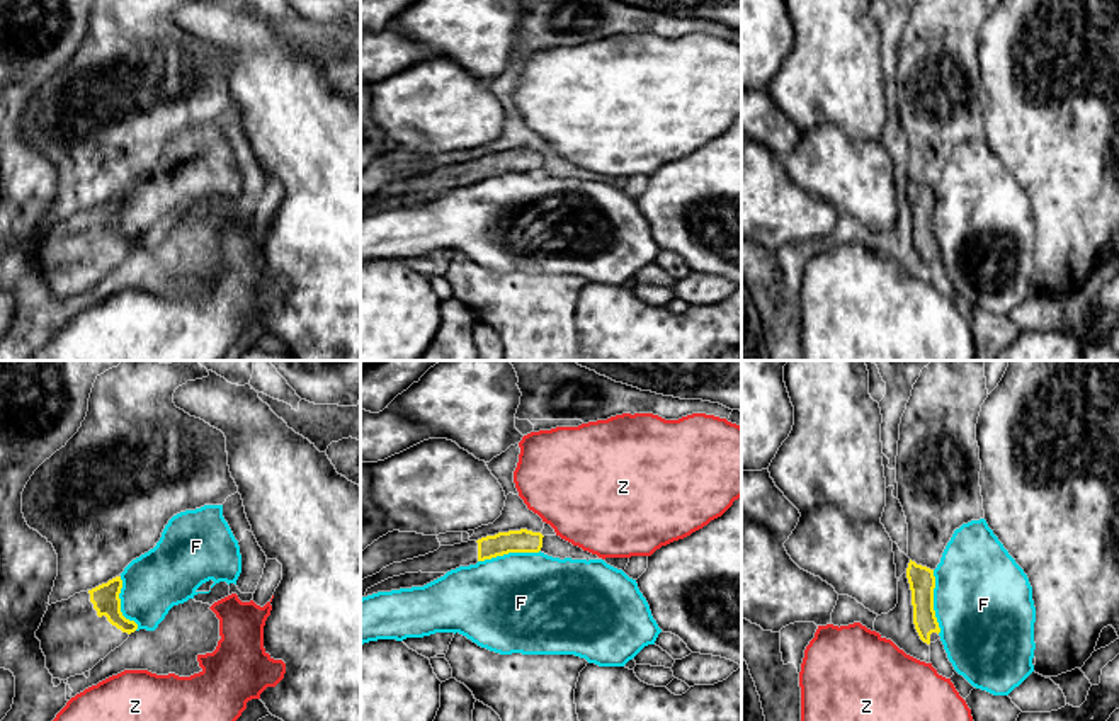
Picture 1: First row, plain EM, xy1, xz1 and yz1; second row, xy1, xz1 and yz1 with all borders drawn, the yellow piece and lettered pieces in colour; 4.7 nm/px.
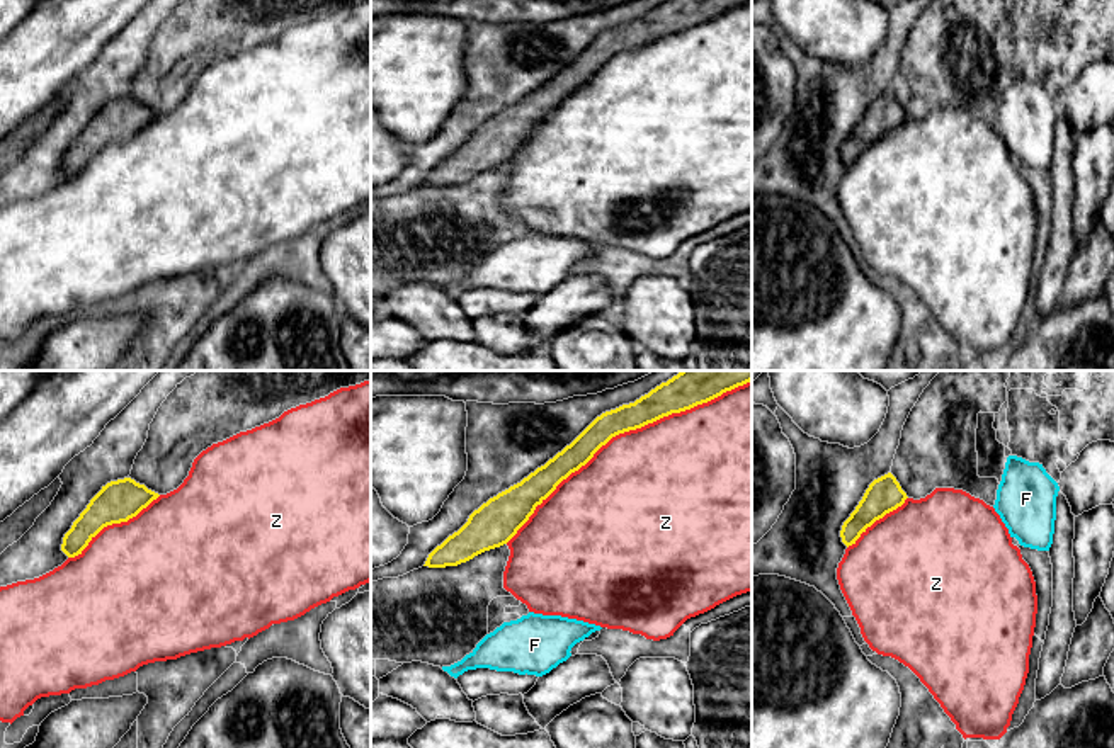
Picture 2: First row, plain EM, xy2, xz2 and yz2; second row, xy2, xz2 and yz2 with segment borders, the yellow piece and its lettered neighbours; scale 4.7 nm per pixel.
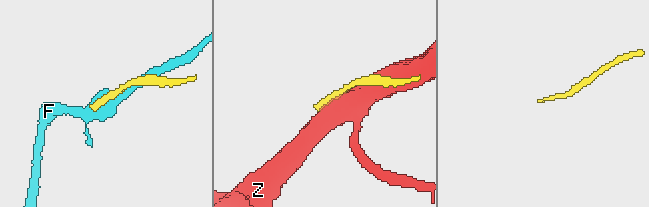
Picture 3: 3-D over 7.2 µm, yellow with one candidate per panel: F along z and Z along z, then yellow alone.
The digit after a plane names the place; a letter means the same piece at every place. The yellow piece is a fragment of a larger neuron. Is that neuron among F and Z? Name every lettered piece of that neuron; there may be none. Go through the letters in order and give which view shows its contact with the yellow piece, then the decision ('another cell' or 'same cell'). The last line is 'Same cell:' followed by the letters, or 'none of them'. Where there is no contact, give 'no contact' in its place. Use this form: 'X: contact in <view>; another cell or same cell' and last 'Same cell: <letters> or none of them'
F: contact in yz1; another cell
Z: contact in xz2; another cell
Same cell: none of them

